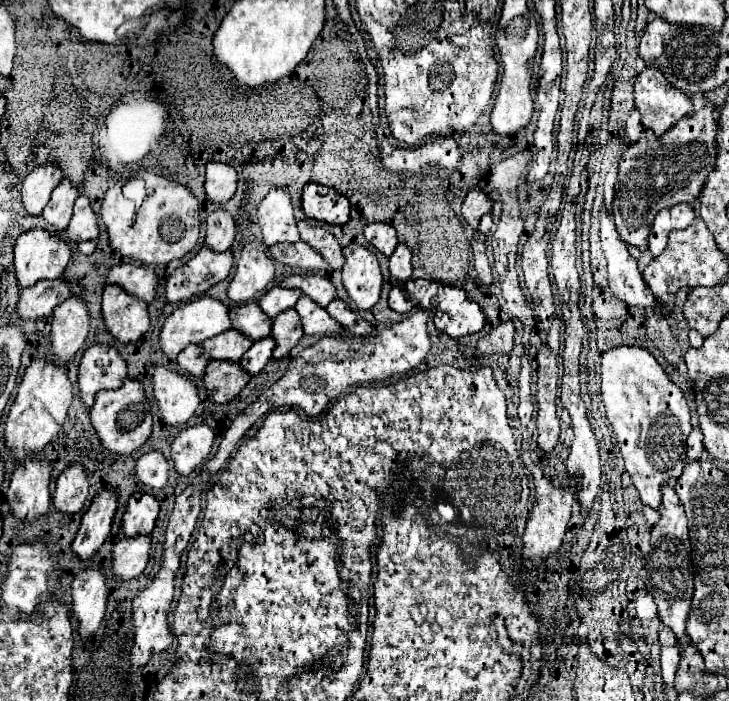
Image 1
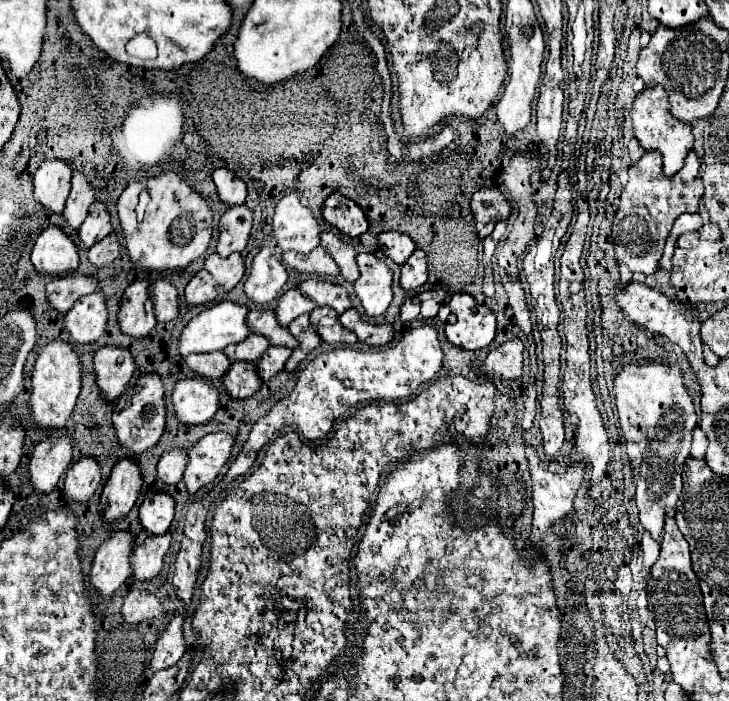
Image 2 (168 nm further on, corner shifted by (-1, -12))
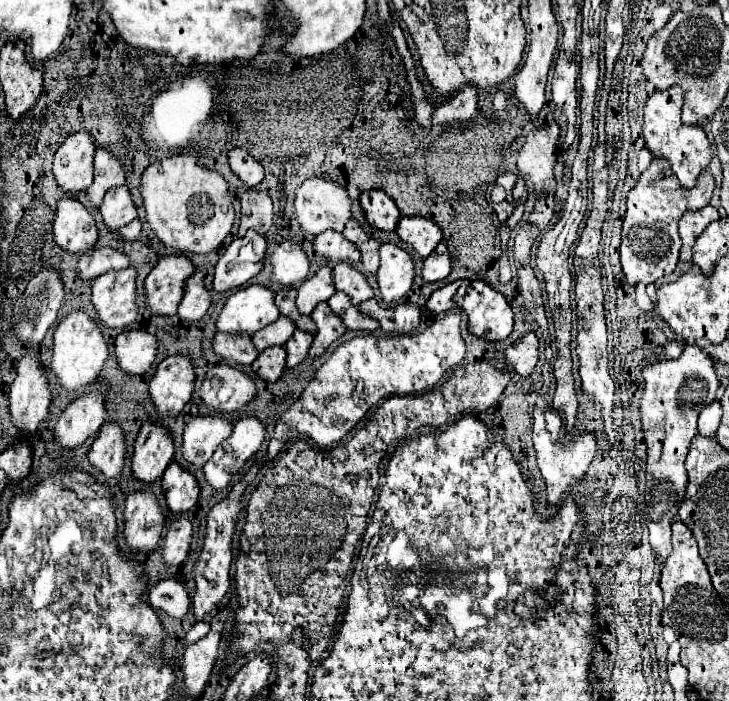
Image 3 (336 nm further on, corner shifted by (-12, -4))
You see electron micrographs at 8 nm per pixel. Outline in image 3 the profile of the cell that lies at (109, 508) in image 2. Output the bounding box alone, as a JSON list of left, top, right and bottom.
[132,422,174,484]

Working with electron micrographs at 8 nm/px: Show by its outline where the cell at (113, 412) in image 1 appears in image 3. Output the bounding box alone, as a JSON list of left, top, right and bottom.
[148,354,194,416]

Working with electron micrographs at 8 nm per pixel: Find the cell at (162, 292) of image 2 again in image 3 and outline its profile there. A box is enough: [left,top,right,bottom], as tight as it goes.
[178,272,212,322]

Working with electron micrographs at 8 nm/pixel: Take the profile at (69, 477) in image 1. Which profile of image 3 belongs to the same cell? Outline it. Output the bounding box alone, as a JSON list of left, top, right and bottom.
[88,424,124,478]

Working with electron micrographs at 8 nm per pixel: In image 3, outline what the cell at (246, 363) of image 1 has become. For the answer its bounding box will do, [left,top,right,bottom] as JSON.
[286,330,312,368]

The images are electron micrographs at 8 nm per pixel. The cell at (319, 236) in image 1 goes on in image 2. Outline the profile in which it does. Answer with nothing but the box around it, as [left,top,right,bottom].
[321,230,359,282]

